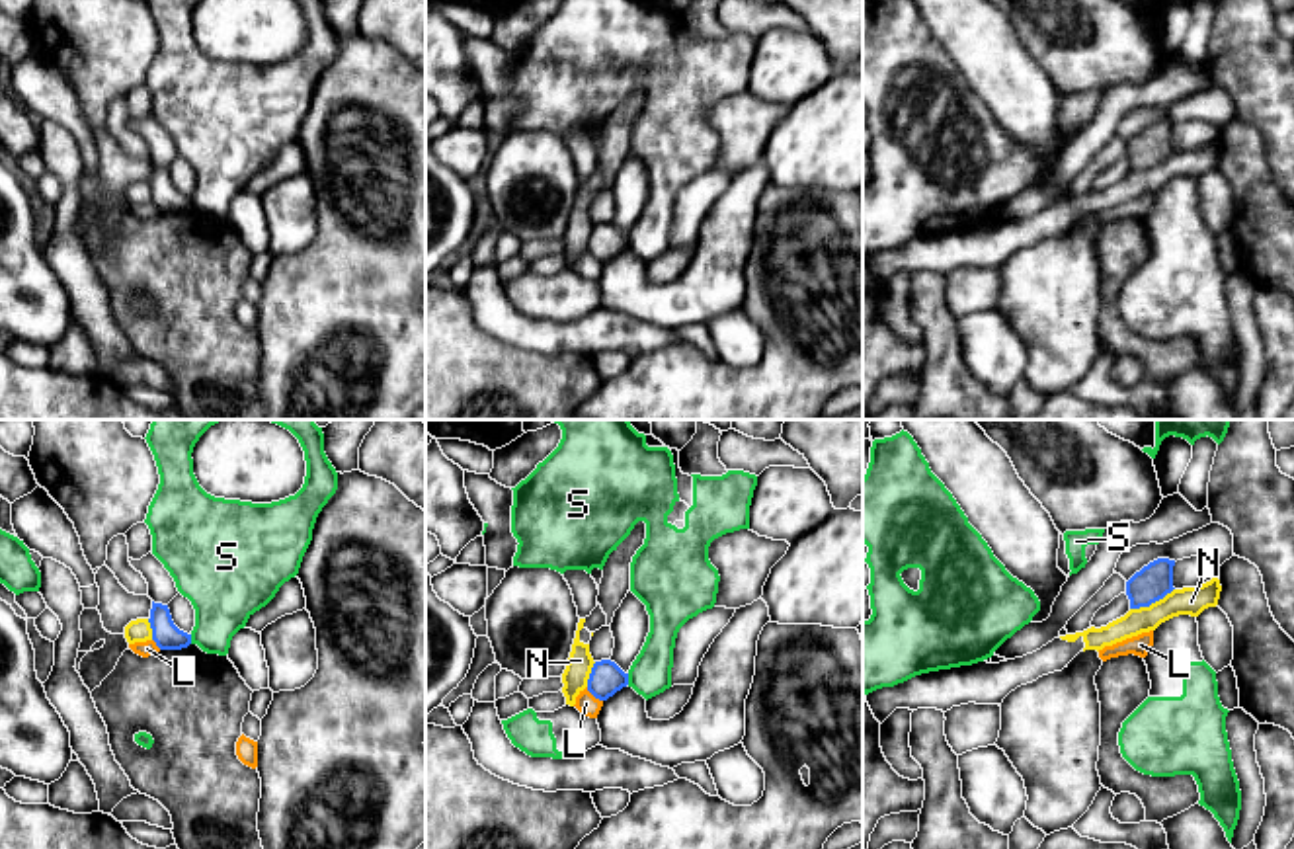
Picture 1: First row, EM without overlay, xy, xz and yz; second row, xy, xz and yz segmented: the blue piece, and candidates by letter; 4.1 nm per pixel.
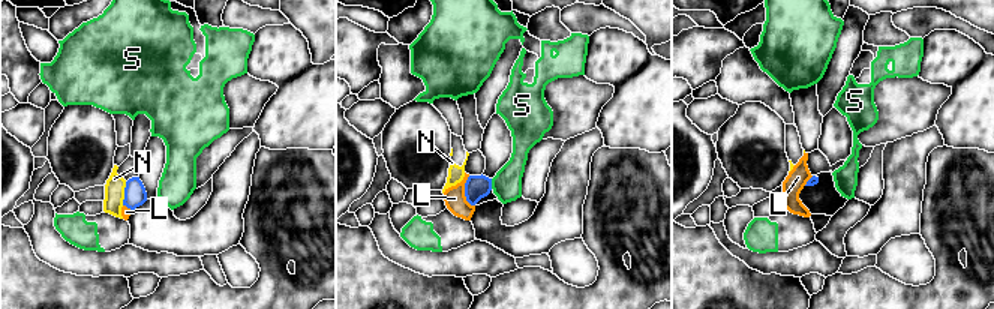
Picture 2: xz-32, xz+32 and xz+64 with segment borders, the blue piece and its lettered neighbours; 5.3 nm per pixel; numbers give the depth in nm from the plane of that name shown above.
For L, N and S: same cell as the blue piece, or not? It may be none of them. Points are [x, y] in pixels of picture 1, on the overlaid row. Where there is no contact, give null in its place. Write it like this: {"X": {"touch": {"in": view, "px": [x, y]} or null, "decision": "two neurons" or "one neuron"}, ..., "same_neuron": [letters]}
{"L": {"touch": {"in": "xz", "px": [594, 695]}, "decision": "two neurons"}, "N": {"touch": {"in": "yz", "px": [1152, 602]}, "decision": "two neurons"}, "S": {"touch": {"in": "xz", "px": [627, 680]}, "decision": "two neurons"}, "same_neuron": []}

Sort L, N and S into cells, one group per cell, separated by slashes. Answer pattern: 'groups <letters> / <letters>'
groups L / N / S

